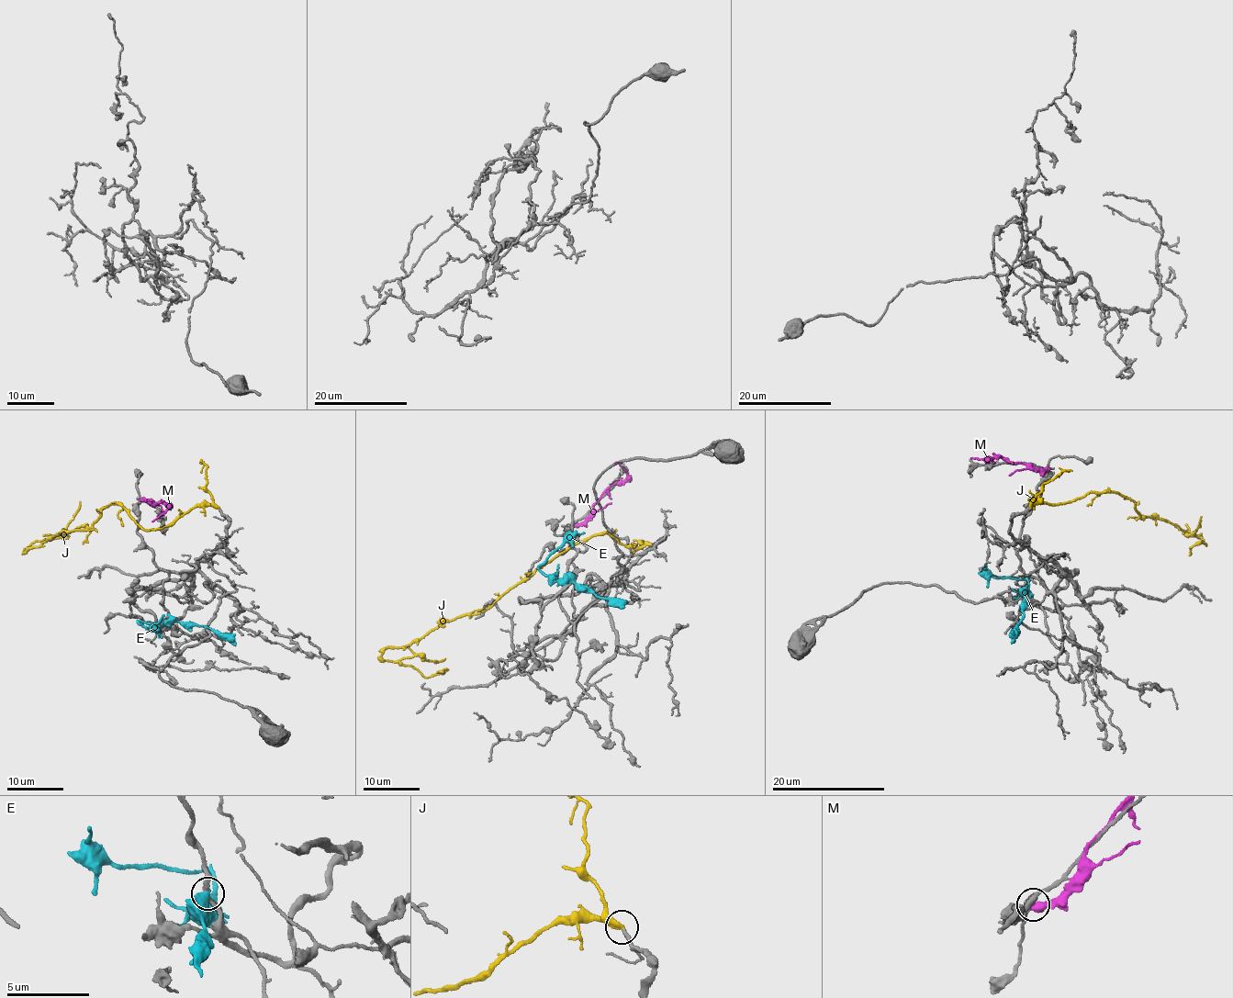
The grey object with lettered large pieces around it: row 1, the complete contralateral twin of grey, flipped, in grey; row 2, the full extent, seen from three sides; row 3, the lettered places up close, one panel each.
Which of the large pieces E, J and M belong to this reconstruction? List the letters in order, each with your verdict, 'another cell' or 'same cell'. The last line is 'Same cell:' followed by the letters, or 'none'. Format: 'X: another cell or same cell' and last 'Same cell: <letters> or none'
E: another cell
J: same cell
M: another cell
Same cell: J

